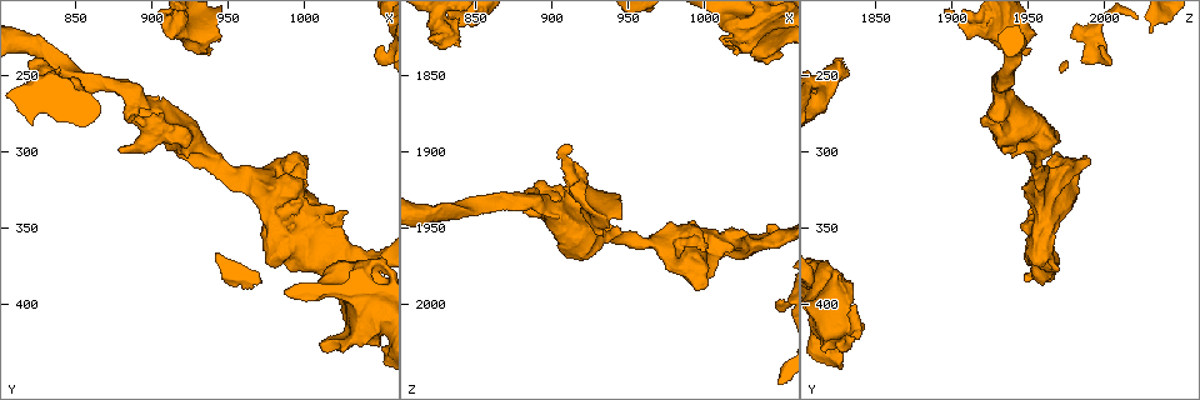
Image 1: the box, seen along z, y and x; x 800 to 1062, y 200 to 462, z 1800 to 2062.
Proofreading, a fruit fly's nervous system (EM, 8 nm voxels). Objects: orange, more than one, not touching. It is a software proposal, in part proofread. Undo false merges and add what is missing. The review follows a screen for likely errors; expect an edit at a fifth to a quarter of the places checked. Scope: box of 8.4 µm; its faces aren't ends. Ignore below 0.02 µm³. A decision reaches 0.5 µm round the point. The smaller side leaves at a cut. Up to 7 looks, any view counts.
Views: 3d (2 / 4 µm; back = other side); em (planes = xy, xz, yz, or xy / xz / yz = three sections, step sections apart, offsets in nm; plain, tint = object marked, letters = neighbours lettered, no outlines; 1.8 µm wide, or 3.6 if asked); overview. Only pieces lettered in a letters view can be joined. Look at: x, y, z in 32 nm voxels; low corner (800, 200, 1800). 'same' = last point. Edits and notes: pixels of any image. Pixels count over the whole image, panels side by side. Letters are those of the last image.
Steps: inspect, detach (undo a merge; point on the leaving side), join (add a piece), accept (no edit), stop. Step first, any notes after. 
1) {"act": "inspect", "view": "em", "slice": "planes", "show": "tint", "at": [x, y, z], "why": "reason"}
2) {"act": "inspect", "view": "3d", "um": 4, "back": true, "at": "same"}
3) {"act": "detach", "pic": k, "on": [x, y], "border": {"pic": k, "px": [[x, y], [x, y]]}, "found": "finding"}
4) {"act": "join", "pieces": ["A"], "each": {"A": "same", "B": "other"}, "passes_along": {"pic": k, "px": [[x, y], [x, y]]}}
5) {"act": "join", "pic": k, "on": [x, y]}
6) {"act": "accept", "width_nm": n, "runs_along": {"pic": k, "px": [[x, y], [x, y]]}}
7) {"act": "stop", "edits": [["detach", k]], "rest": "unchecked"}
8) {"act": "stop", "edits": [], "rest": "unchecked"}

{"act": "inspect", "view": "em", "um": 3.6, "slice": "planes", "show": "letters", "at": [938, 300, 1954], "why": "thick turns thin"}

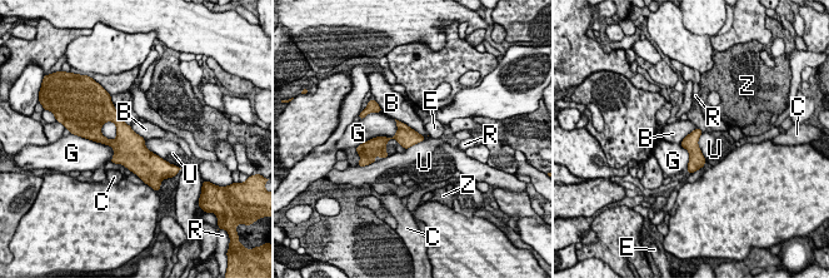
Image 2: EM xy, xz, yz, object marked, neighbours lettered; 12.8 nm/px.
{"act": "accept", "each": {"B": "other", "C": "other", "E": "other", "G": "other", "R": "other", "U": "other", "Z": "other"}, "border": {"pic": 2, "px": [[395, 118], [428, 137]]}, "found": "all the same cell"}

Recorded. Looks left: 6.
{"act": "inspect", "view": "em", "slice": "yz", "step": 16, "show": "letters", "at": [940, 232, 1950], "why": "free end"}

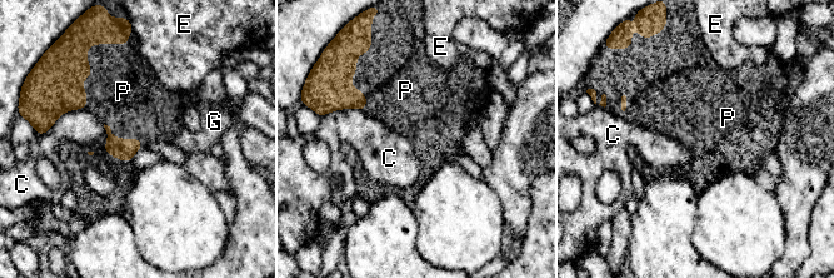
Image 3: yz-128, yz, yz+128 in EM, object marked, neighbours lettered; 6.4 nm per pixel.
{"act": "inspect", "view": "em", "slice": "planes", "show": "letters", "at": "same"}

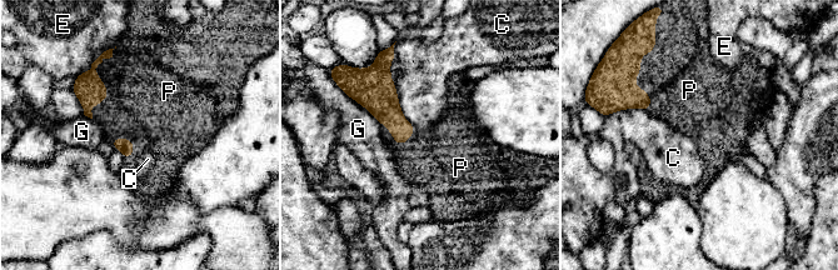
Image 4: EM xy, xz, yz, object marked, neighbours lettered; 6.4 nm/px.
{"act": "join", "pieces": ["P"], "each": {"C": "other", "E": "other", "G": "other", "P": "same"}, "passes_along": {"pic": 4, "px": [[90, 90], [106, 91], [145, 88]]}, "found": "it goes on there"}

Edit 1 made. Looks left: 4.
{"act": "inspect", "view": "overview", "why": "see it whole again"}

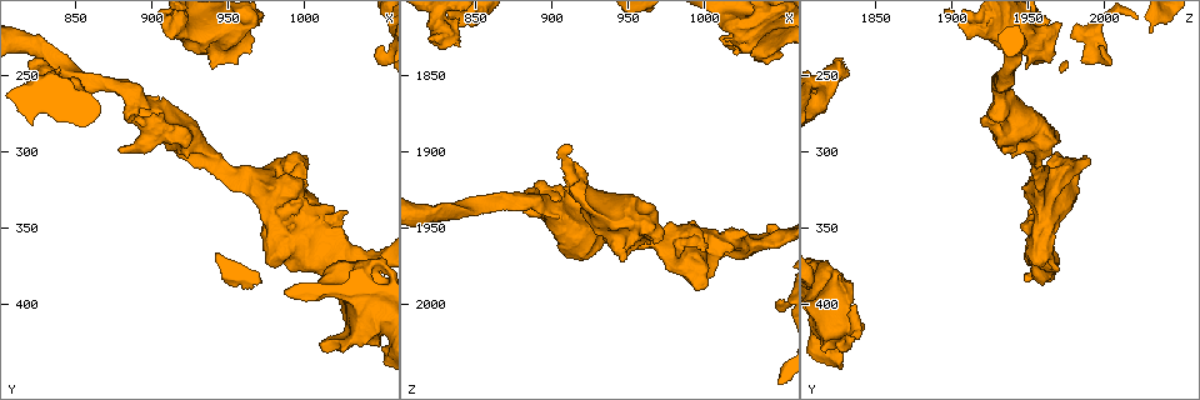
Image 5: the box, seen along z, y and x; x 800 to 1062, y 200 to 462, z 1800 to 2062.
{"act": "inspect", "view": "3d", "um": 2, "back": true, "at": [1046, 234, 1998], "why": "free end"}

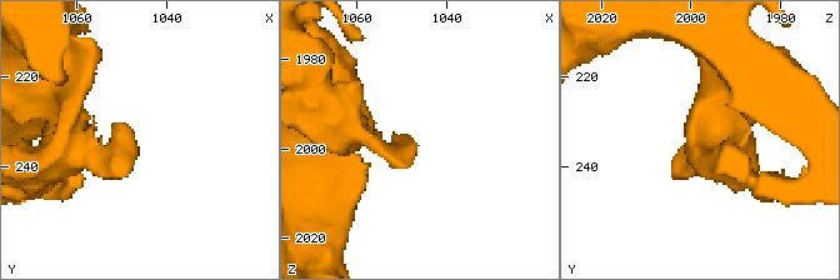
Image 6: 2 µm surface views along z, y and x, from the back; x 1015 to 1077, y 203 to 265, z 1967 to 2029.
{"act": "inspect", "view": "em", "slice": "xz", "step": 4, "show": "tint", "at": [1046, 234, 1999], "why": "shape alone is not enough"}

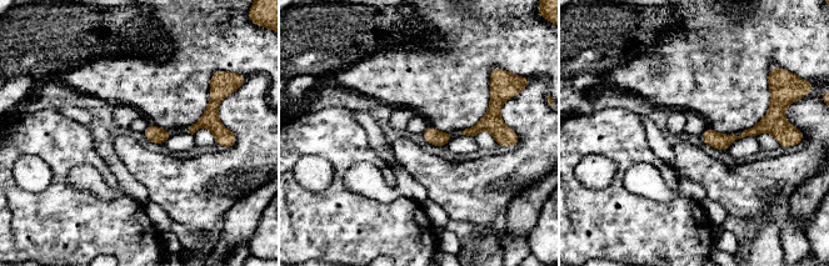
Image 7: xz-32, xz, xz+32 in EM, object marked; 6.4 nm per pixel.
{"act": "inspect", "view": "em", "slice": "planes", "show": "letters", "at": "same"}

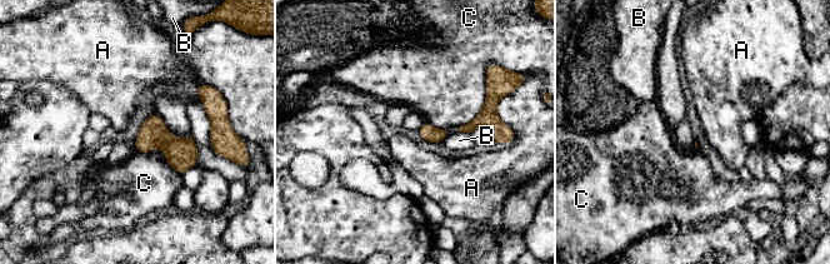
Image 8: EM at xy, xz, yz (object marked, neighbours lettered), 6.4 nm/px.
{"act": "accept", "each": {"A": "other", "B": "other", "C": "other"}, "found": "none of them fits"}

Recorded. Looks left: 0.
{"act": "stop", "edits": [["join", 4]], "rest": "unchecked"}

